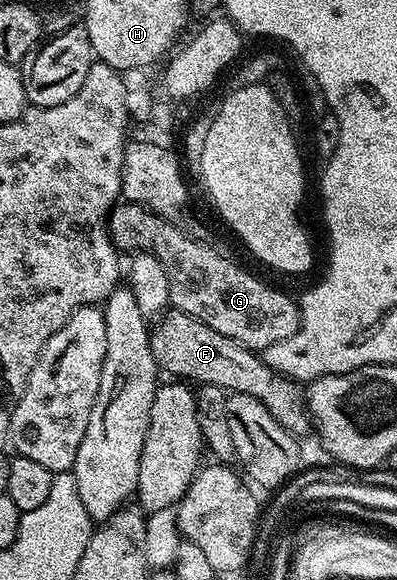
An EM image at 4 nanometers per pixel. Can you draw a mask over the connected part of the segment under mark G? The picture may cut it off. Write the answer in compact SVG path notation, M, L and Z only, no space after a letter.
M124 201L111 211L109 219L111 241L120 251L147 251L159 258L168 276L170 305L185 312L237 340L256 352L269 348L269 344L287 342L299 327L299 303L275 286L266 286L223 254L218 254L206 241L190 238L184 230L169 220L157 216L146 206Z

